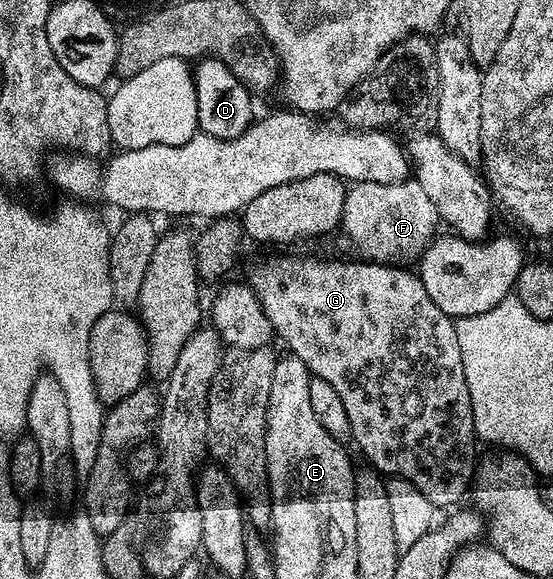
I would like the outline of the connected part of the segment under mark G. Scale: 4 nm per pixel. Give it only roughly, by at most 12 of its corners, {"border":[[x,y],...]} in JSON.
{"border":[[278,256],[248,283],[379,474],[476,475],[456,323],[406,266]]}

